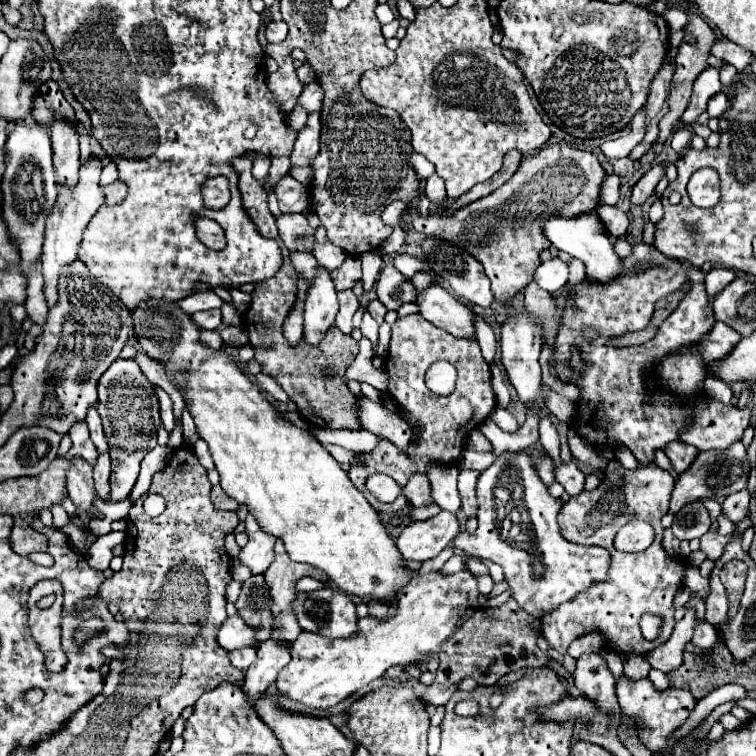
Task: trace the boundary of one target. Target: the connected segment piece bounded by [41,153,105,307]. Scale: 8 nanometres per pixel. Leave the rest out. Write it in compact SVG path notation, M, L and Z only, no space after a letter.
M91 153L91 157L87 159L85 165L81 165L79 169L79 183L75 187L61 187L55 207L51 207L51 215L47 217L47 227L45 227L45 243L43 243L43 255L41 255L41 263L43 263L43 277L45 277L45 299L47 303L53 307L57 303L57 279L59 273L65 265L69 265L71 261L75 261L77 257L79 243L81 243L81 235L85 231L85 227L89 225L91 217L97 213L97 209L103 205L105 197L99 185L99 175L101 175L101 159L97 155Z

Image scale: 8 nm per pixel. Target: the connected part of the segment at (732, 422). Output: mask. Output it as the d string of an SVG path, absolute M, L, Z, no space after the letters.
M705 399L705 403L701 401L701 405L695 407L695 423L681 431L681 441L697 447L699 451L727 449L739 441L743 437L743 431L749 427L749 409L723 405L715 399Z

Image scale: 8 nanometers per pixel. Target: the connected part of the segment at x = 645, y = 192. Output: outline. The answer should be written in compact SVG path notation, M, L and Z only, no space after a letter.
M665 163L663 165L653 165L639 181L637 185L633 187L633 195L631 195L631 201L635 205L643 205L655 191L655 185L659 183L659 179L665 175Z

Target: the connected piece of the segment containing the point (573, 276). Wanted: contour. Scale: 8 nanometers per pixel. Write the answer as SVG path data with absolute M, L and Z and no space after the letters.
M559 253L559 257L569 265L569 285L575 285L585 279L583 263L579 263L577 259L571 259L571 255L567 255L567 253Z

